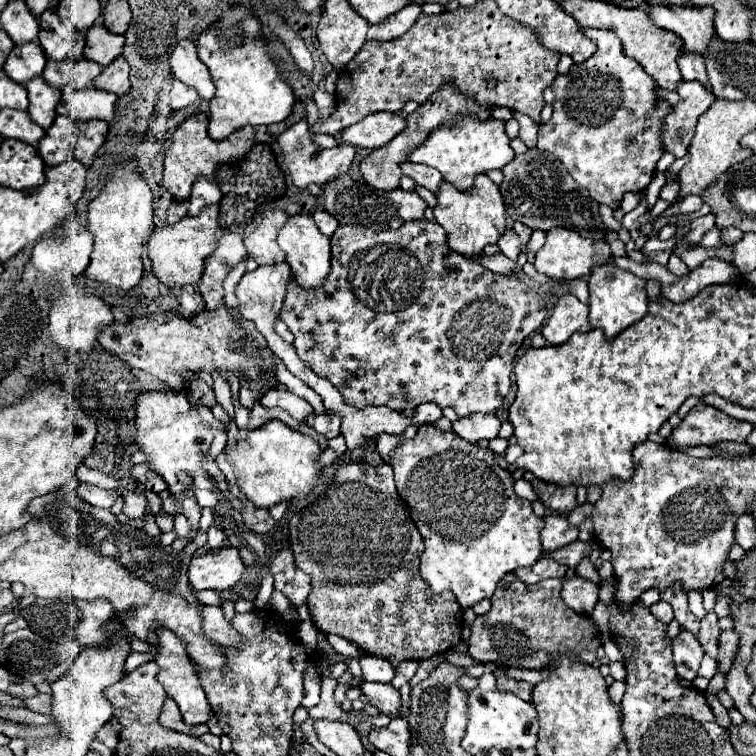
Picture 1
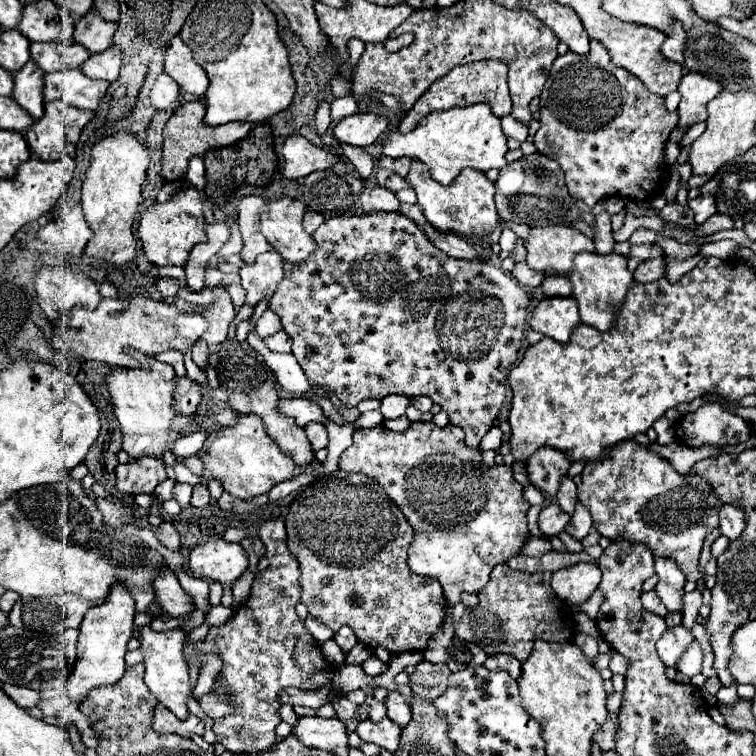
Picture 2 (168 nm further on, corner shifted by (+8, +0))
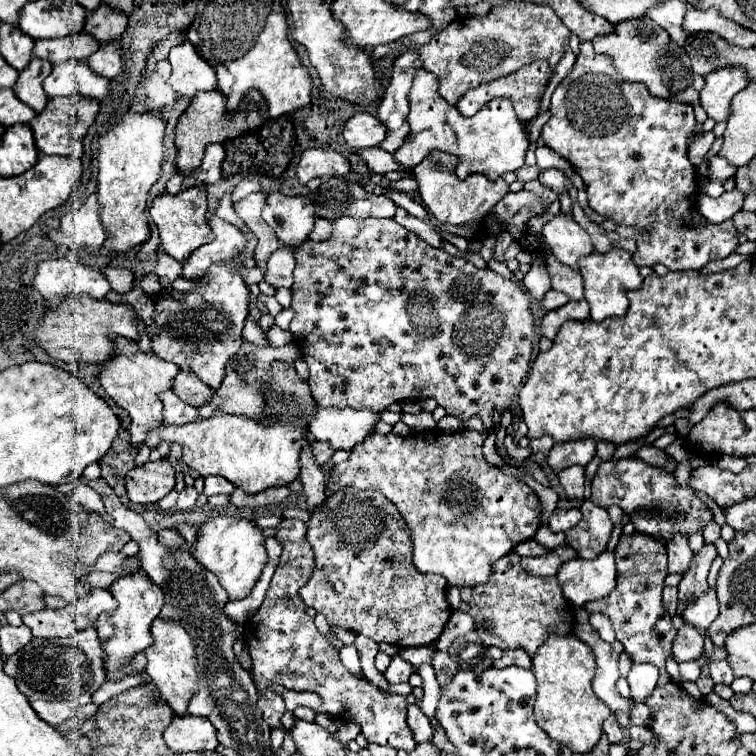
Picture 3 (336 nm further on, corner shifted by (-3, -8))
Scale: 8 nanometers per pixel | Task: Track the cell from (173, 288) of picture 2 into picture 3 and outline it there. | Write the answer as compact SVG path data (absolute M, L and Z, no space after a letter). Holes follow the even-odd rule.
M157 250L155 274L159 276L161 284L171 284L175 278L181 276L181 264L177 260L173 260L171 256L167 256L163 250Z

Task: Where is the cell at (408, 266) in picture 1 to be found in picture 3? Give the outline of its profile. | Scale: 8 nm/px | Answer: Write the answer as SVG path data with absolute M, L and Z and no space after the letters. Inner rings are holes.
M341 216L339 220L333 222L333 234L325 242L313 242L305 240L299 248L295 248L295 282L291 286L293 292L293 302L291 310L295 312L291 320L289 332L293 334L295 342L301 346L301 358L309 364L309 386L313 392L313 398L319 408L371 408L373 412L383 412L387 410L393 402L401 400L425 400L425 398L435 398L439 406L447 410L447 414L467 420L475 414L479 414L487 426L487 430L493 430L493 410L497 408L501 414L505 408L511 406L511 400L517 392L517 386L523 382L529 370L531 362L531 352L533 352L533 336L535 336L535 326L533 326L533 316L531 316L531 298L521 286L517 286L511 280L501 278L495 274L491 268L477 268L469 260L461 256L451 256L443 252L441 248L433 248L427 242L419 240L413 232L407 232L407 228L395 224L393 218L351 218L351 216Z

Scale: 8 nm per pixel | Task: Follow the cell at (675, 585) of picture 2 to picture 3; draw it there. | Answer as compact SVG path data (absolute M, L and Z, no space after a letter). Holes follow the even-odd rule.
M675 534L667 544L667 556L669 556L669 574L687 572L687 564L693 558L693 550L689 548L687 536Z

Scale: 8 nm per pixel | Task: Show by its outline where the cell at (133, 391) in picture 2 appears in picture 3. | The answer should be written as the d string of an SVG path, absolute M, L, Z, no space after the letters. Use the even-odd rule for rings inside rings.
M115 336L113 344L115 344L115 354L109 362L105 362L101 366L99 384L105 390L105 394L117 402L117 406L121 406L123 410L129 412L129 416L131 416L131 428L129 428L131 430L131 444L135 448L139 448L139 446L143 446L147 432L151 428L157 428L159 424L163 424L163 416L161 416L163 404L159 400L159 392L169 390L171 380L177 376L179 368L173 362L159 358L155 352L143 352L135 340Z

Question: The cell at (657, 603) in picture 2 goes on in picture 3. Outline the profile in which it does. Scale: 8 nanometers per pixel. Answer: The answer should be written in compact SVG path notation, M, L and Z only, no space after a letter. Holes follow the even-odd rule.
M665 586L663 588L663 606L665 606L665 610L671 614L671 616L675 616L677 614L677 592L679 592L679 588L677 586Z

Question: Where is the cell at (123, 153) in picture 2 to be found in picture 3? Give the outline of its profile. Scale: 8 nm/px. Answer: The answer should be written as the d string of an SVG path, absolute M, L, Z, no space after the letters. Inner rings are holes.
M133 112L125 114L107 134L99 140L99 218L105 228L105 248L127 252L141 246L149 238L149 224L145 216L147 194L151 186L159 180L161 160L163 160L163 130L161 112Z

